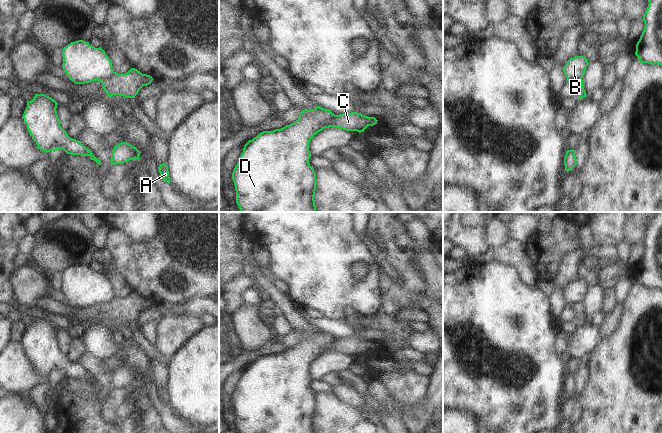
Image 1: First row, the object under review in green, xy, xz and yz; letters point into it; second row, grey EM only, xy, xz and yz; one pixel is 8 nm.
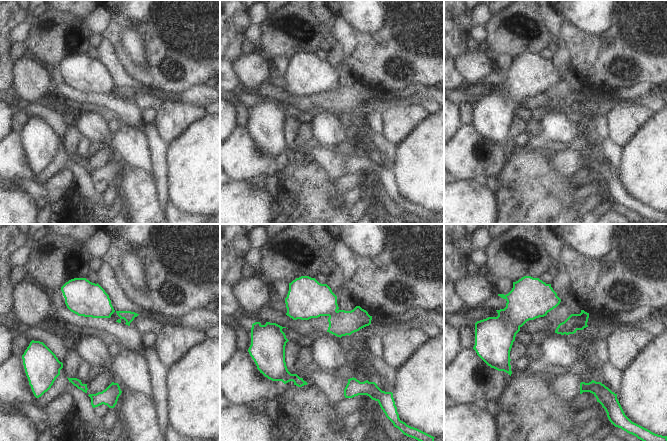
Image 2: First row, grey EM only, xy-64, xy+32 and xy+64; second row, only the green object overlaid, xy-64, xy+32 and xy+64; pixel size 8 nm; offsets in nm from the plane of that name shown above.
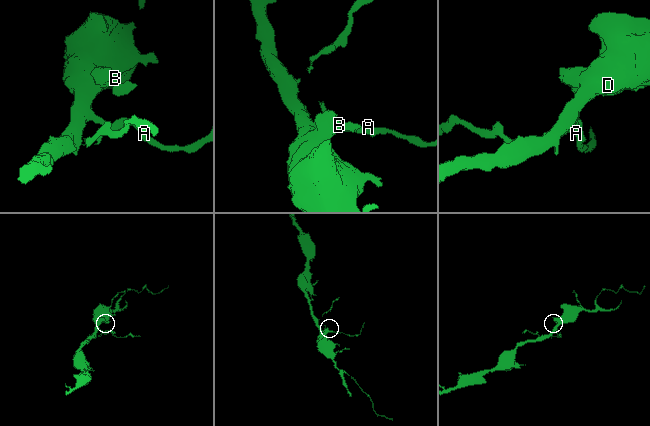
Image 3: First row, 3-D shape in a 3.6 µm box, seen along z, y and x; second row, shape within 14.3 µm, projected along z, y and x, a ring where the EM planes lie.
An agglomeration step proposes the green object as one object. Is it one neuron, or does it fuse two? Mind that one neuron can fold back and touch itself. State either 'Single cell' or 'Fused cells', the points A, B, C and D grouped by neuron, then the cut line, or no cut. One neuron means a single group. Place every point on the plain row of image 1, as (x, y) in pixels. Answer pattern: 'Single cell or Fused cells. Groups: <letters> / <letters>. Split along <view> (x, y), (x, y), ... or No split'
Fused cells. Groups: A B D / C. Split along xy (114, 296), (102, 306).

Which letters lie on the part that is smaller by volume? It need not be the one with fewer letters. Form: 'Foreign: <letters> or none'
Foreign: C

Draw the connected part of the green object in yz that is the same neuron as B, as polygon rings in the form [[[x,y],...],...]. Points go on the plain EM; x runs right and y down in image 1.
[[[575,280],[574,282],[570,282],[562,293],[567,305],[573,306],[577,302],[583,302],[588,287],[585,280]]]

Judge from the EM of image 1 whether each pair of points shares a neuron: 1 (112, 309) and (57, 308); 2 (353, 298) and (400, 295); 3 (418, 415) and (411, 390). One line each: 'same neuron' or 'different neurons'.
1: same neuron
2: different neurons
3: different neurons

